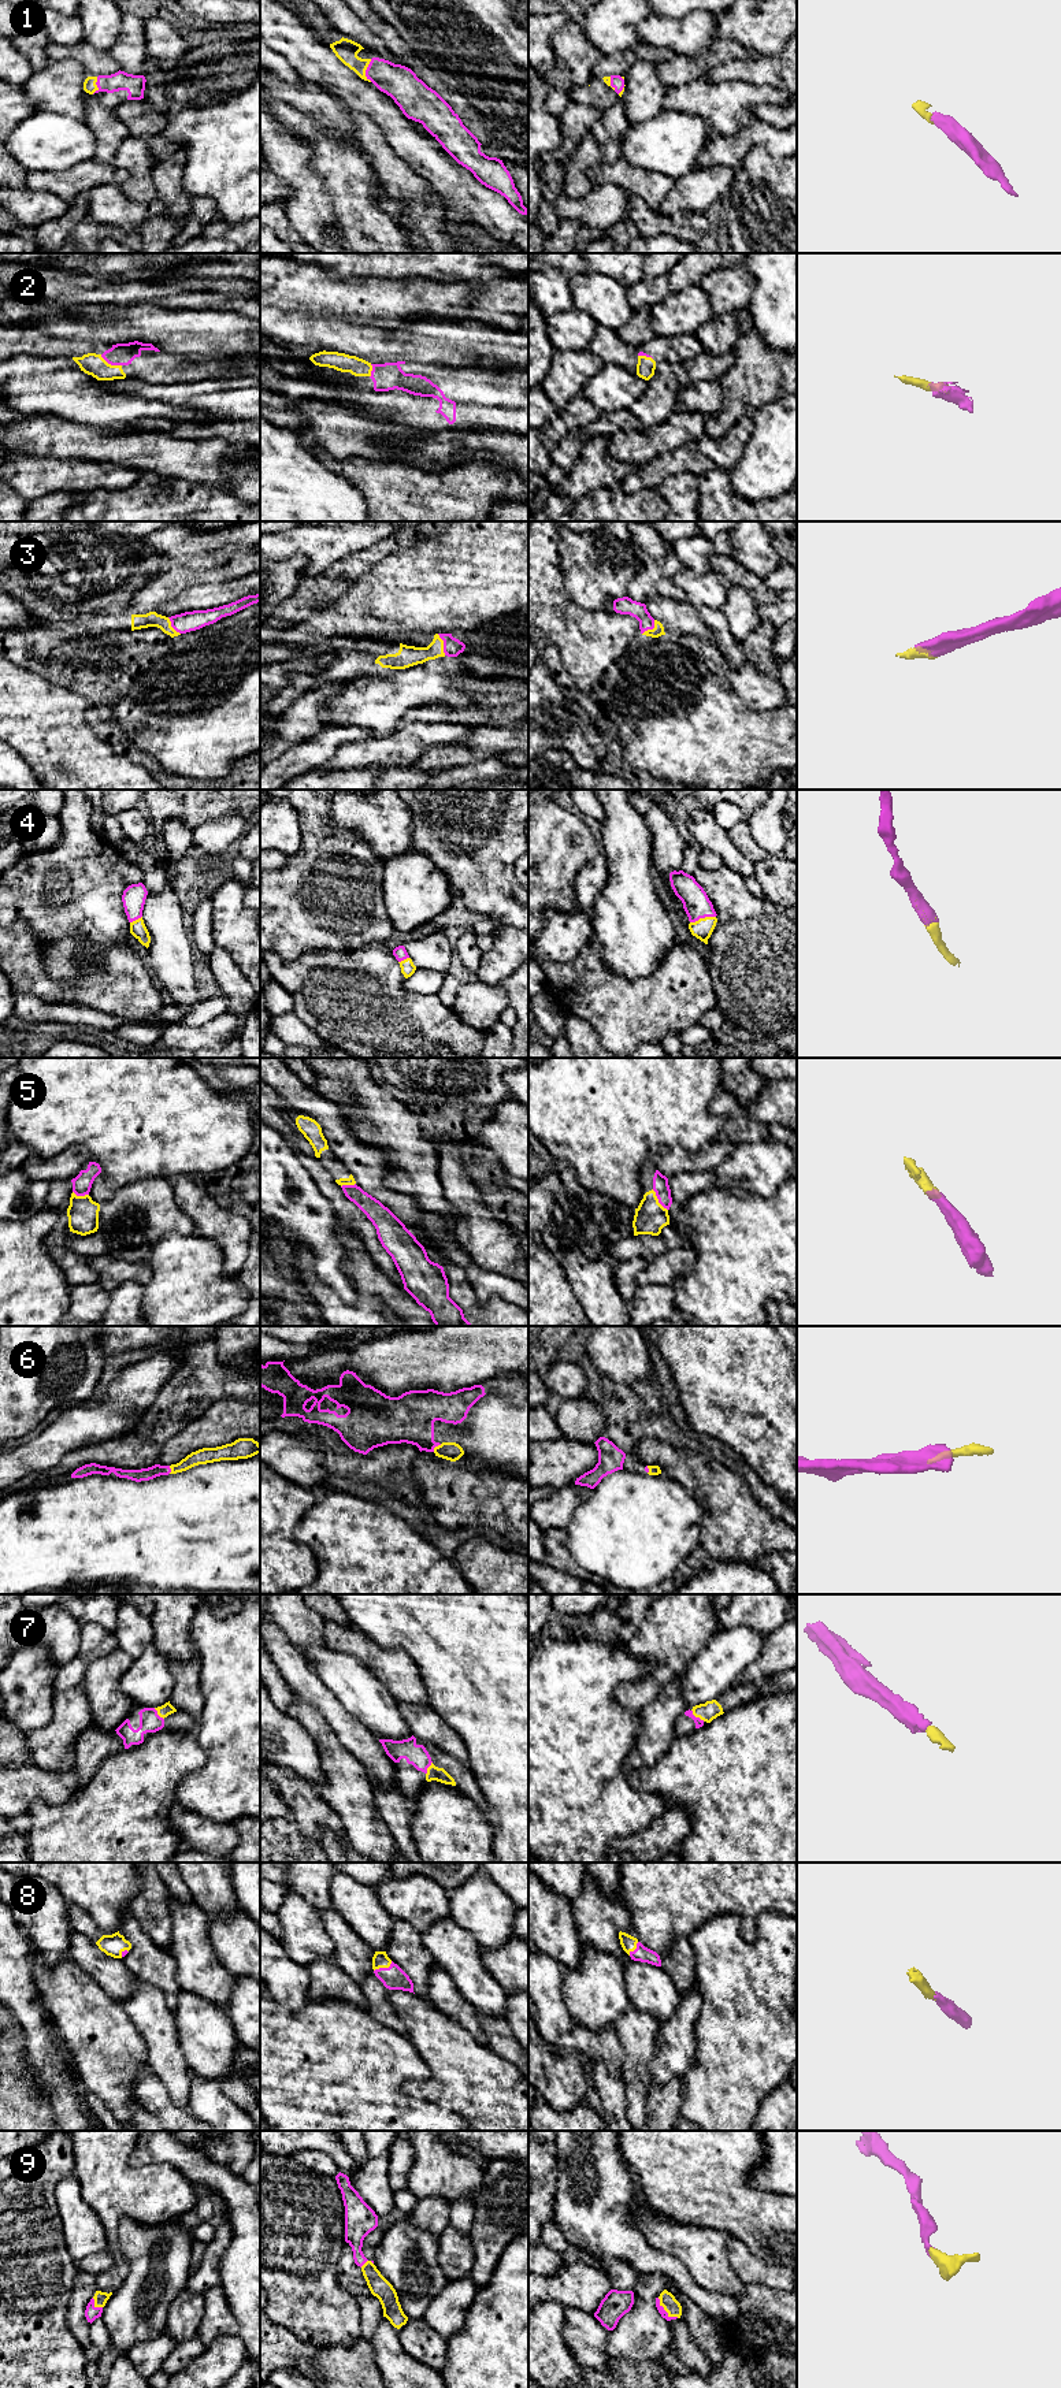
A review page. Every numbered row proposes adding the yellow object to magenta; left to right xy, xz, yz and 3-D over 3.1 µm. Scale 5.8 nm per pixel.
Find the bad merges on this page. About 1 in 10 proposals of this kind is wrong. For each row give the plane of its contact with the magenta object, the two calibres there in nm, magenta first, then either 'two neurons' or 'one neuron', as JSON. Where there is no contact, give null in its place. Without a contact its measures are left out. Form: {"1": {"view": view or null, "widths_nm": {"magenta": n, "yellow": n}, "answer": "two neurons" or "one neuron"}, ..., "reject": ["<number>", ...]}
{"1": {"view": "xz", "widths_nm": {"magenta": 200, "yellow": 130}, "answer": "one neuron"}, "2": {"view": "xy", "widths_nm": {"magenta": 130, "yellow": 130}, "answer": "one neuron"}, "3": {"view": "xz", "widths_nm": {"magenta": 110, "yellow": 130}, "answer": "one neuron"}, "4": {"view": "yz", "widths_nm": {"magenta": 160, "yellow": 120}, "answer": "one neuron"}, "5": {"view": "yz", "widths_nm": {"magenta": 100, "yellow": 190}, "answer": "one neuron"}, "6": {"view": "xz", "widths_nm": {"magenta": 300, "yellow": 110}, "answer": "one neuron"}, "7": {"view": "yz", "widths_nm": {"magenta": 50, "yellow": 110}, "answer": "one neuron"}, "8": {"view": "xz", "widths_nm": {"magenta": 140, "yellow": 90}, "answer": "one neuron"}, "9": {"view": "yz", "widths_nm": {"magenta": 50, "yellow": 90}, "answer": "one neuron"}, "reject": []}

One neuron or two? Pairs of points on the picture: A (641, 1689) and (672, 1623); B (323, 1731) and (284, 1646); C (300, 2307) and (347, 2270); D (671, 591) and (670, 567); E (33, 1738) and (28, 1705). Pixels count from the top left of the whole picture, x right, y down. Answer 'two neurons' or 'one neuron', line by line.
A: one neuron
B: two neurons
C: two neurons
D: two neurons
E: two neurons

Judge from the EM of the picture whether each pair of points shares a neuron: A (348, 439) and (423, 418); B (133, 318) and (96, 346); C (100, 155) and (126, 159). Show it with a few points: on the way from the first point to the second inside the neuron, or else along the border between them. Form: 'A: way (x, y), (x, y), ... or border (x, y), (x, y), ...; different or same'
A: border (370, 418), (378, 422), (401, 423), (420, 431); different
B: border (71, 338), (101, 340), (111, 344), (136, 341); different
C: border (130, 136), (122, 143), (111, 163); different

